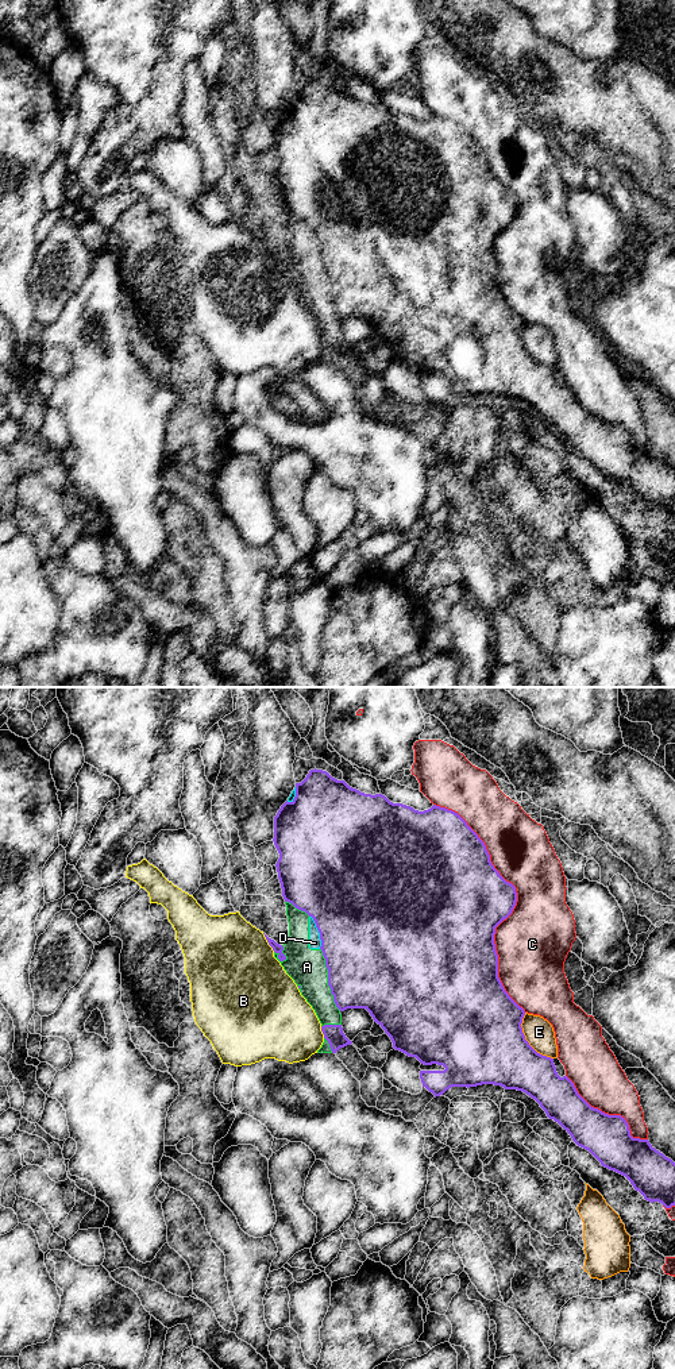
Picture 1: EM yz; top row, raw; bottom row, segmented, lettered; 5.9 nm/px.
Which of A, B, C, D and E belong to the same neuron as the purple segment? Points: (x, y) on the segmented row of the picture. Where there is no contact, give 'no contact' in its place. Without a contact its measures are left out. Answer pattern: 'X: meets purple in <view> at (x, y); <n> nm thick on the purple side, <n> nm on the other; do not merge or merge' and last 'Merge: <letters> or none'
A: meets purple in yz at (328, 979); 480 nm thick on the purple side, 220 nm on the other; do not merge
B: meets purple in yz at (267, 941); 60 nm thick on the purple side, 500 nm on the other; do not merge
C: meets purple in yz at (516, 901); 420 nm thick on the purple side, 420 nm on the other; do not merge
D: meets purple in yz at (319, 932); 500 nm thick on the purple side, 80 nm on the other; do not merge
E: meets purple in yz at (525, 1040); 480 nm thick on the purple side, 170 nm on the other; do not merge
Merge: none

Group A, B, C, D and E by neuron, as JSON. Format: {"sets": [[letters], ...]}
{"sets": [["A", "D"], ["B"], ["C"], ["E"]]}

